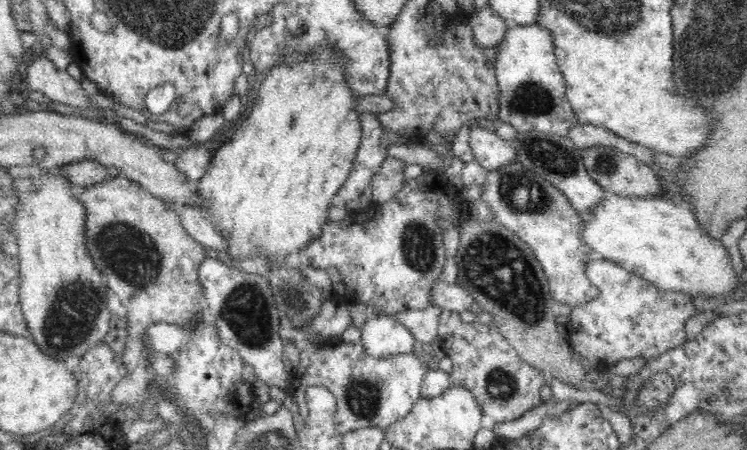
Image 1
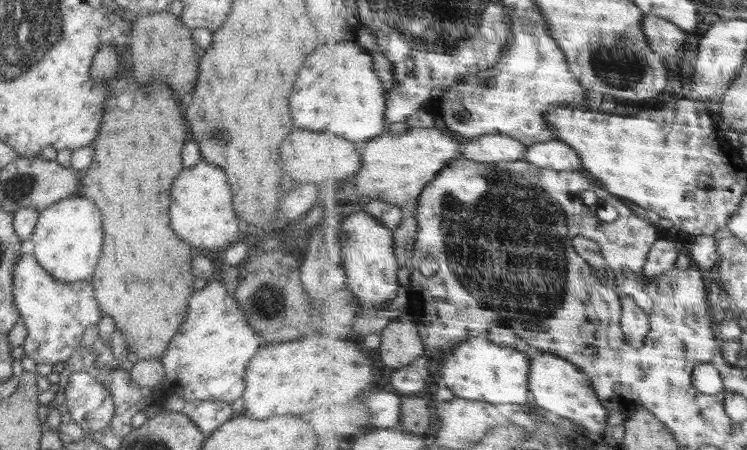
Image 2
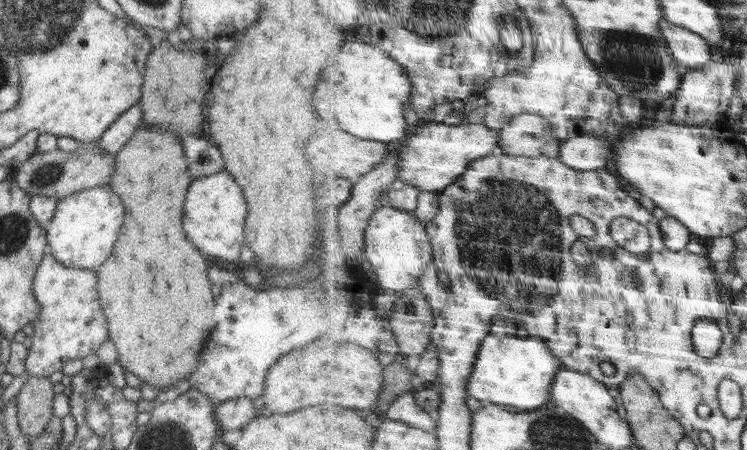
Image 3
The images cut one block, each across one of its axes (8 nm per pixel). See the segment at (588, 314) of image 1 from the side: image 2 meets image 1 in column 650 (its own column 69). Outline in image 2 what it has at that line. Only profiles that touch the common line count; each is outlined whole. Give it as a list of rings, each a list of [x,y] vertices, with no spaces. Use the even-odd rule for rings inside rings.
[[[24,250],[19,259],[12,270],[12,294],[27,330],[22,344],[24,354],[37,364],[66,362],[84,341],[84,330],[97,326],[104,315],[95,299],[92,285],[89,280],[58,282],[40,267],[30,250]]]

